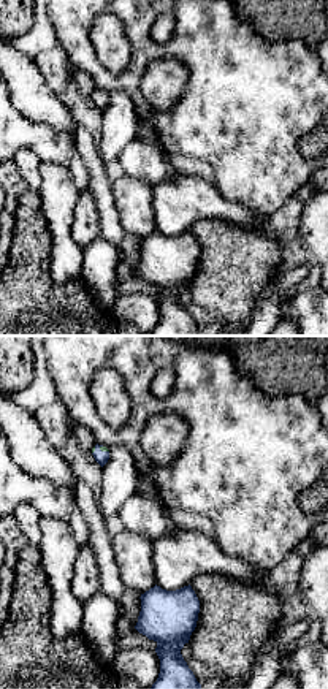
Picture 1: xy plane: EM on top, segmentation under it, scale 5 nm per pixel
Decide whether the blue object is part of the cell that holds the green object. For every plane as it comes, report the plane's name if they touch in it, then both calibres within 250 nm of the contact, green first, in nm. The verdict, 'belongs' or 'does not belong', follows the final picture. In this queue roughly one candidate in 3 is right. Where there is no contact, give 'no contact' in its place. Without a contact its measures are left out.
contact in xy; calibres 30 and 70 nm

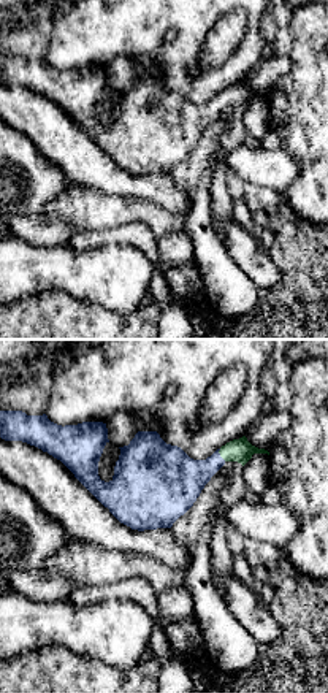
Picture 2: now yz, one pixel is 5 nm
contact in yz; calibres 120 and 260 nm

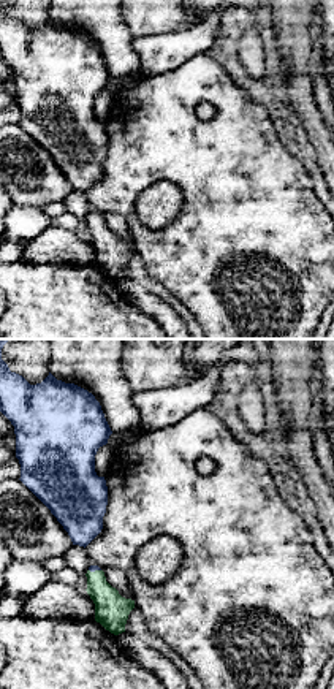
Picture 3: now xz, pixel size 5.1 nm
contact in xz; calibres 180 and 30 nm

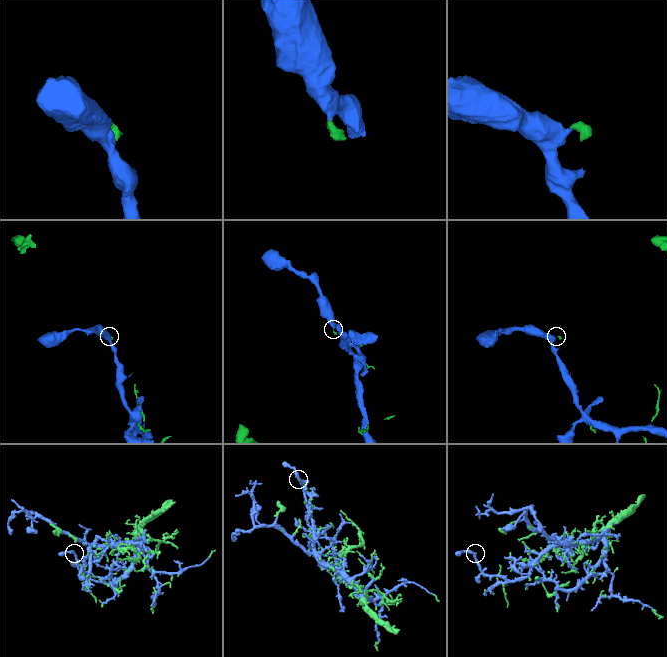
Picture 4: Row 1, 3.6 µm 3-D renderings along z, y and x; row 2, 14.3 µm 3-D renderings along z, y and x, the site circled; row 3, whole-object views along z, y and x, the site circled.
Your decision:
belongs

